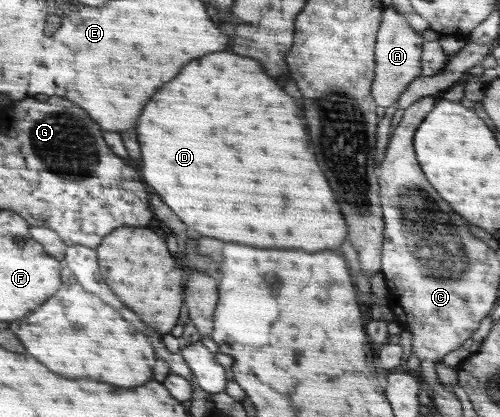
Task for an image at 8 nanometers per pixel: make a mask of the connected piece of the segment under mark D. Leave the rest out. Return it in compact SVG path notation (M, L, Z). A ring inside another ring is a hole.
M232 51L212 53L192 61L192 65L164 85L148 109L144 109L138 125L144 155L142 173L164 201L202 235L226 241L238 239L236 243L264 245L268 249L336 249L346 237L346 223L338 209L340 201L334 201L332 181L326 183L328 173L320 169L320 157L314 159L316 145L312 149L310 143L312 125L306 129L304 119L308 117L304 117L292 103L292 97L264 73L256 59L240 57Z

